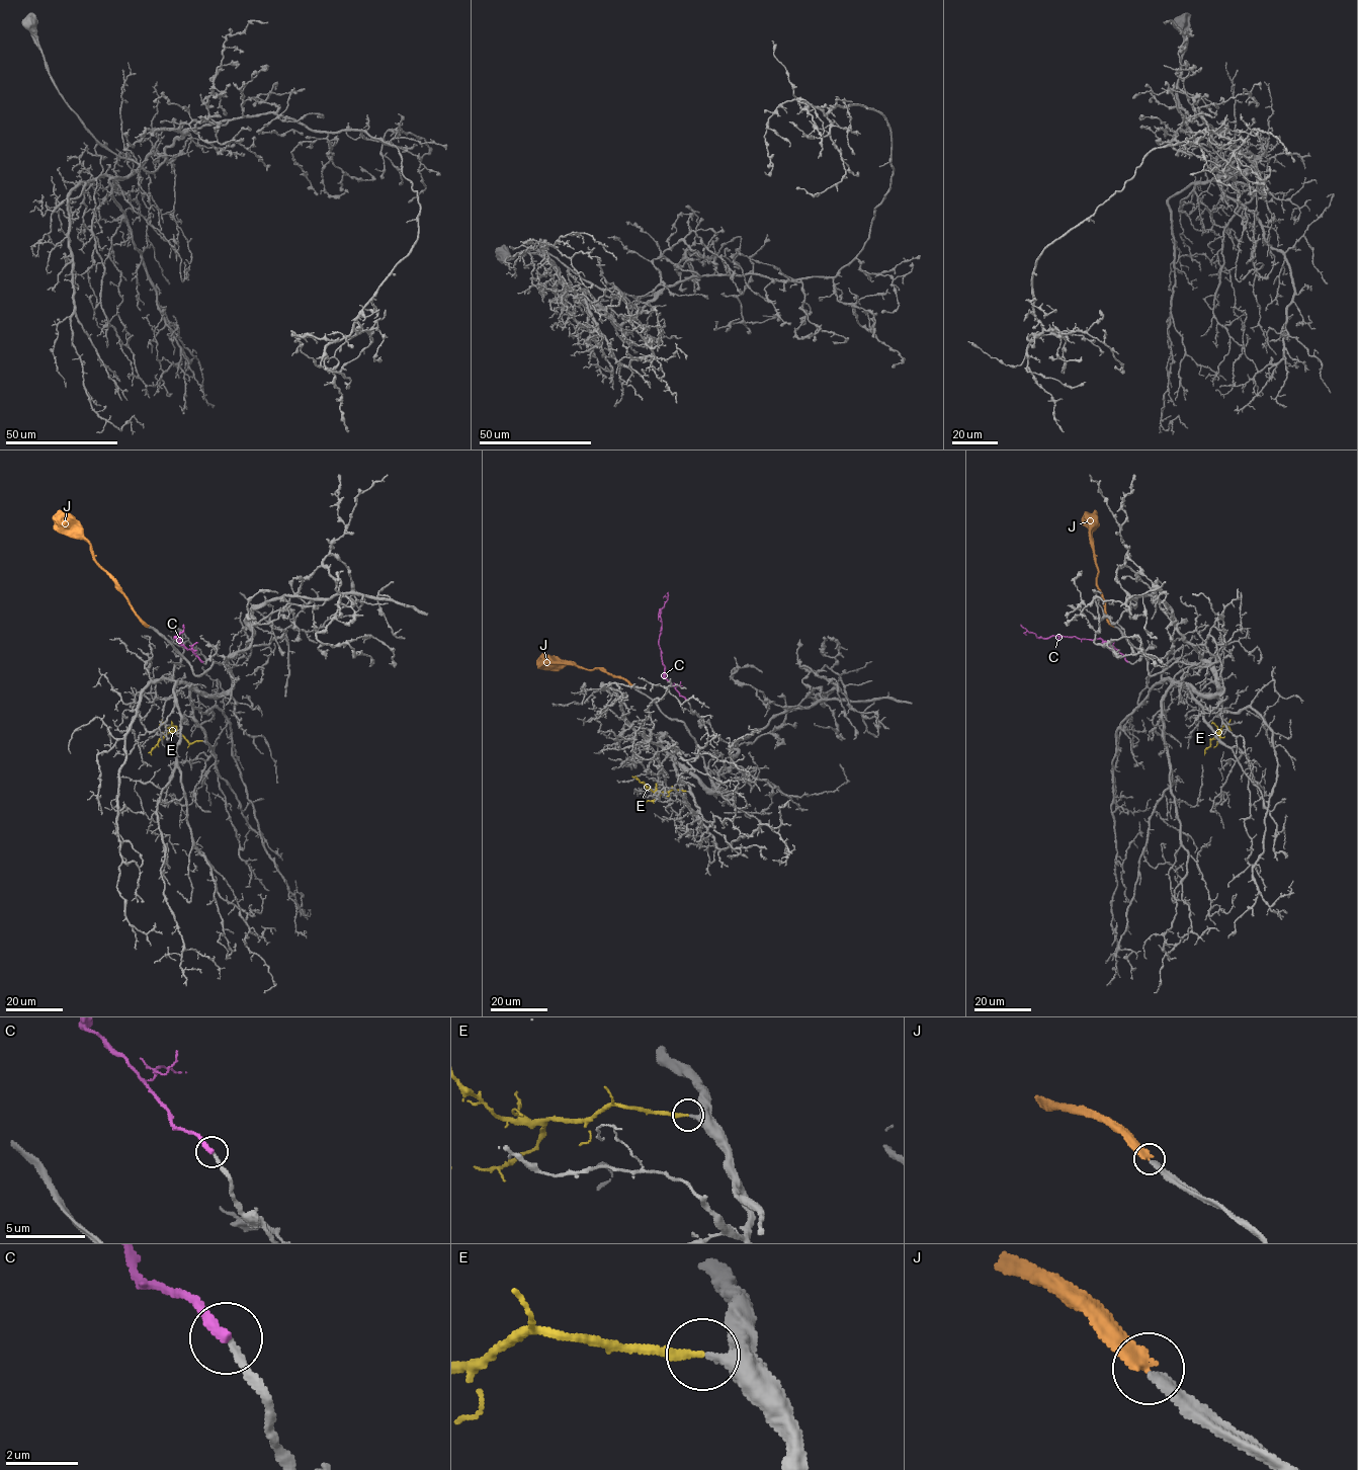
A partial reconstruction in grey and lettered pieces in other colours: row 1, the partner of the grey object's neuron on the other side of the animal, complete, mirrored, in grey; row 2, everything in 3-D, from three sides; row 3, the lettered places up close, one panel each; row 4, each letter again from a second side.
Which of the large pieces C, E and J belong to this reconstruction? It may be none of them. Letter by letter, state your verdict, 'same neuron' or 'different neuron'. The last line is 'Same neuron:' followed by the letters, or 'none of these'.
C: different neuron
E: same neuron
J: same neuron
Same neuron: E, J

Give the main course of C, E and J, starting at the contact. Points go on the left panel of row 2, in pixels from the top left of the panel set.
C: (202, 662), (179, 643), (180, 639), (174, 637), (177, 636), (176, 639), (183, 631), (183, 625)
E: (202, 741), (189, 743), (181, 734), (169, 731), (151, 755)
J: (148, 626), (138, 615), (119, 586), (95, 560), (91, 546), (83, 539), (73, 538), (53, 516)

